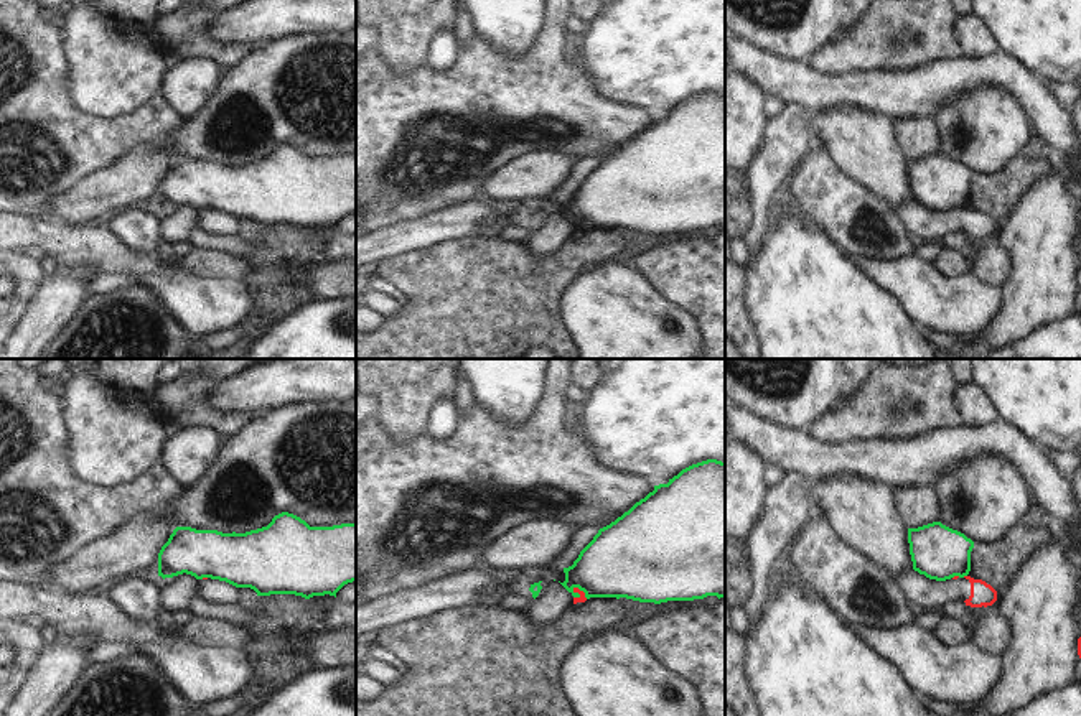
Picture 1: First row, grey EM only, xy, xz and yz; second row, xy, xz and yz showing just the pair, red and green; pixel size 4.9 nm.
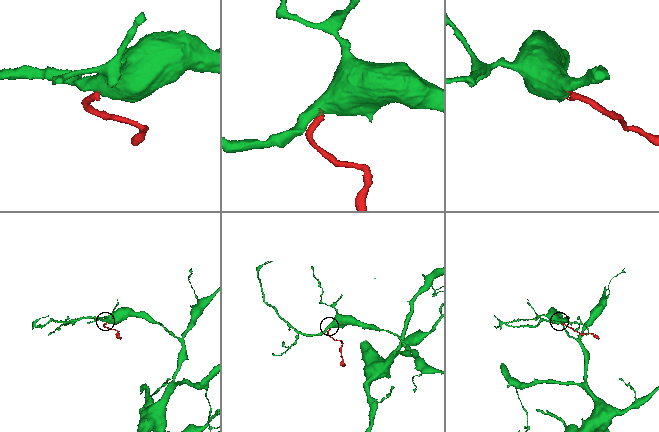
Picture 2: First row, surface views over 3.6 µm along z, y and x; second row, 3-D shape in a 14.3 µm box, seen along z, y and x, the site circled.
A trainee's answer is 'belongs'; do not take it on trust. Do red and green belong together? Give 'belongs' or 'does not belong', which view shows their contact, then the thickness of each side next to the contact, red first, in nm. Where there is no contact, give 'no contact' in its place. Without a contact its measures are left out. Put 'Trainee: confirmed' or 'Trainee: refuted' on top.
Trainee: refuted
does not belong; contact in xz; calibres 40 and 360 nm

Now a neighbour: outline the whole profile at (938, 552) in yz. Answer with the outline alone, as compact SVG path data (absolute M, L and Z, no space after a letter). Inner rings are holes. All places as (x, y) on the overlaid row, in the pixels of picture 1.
M941 522L908 528L913 570L929 579L964 578L971 571L974 542Z

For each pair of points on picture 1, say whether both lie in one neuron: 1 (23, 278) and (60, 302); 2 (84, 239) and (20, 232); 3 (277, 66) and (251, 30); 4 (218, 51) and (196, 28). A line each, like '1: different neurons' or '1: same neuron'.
1: different neurons
2: same neuron
3: different neurons
4: same neuron

